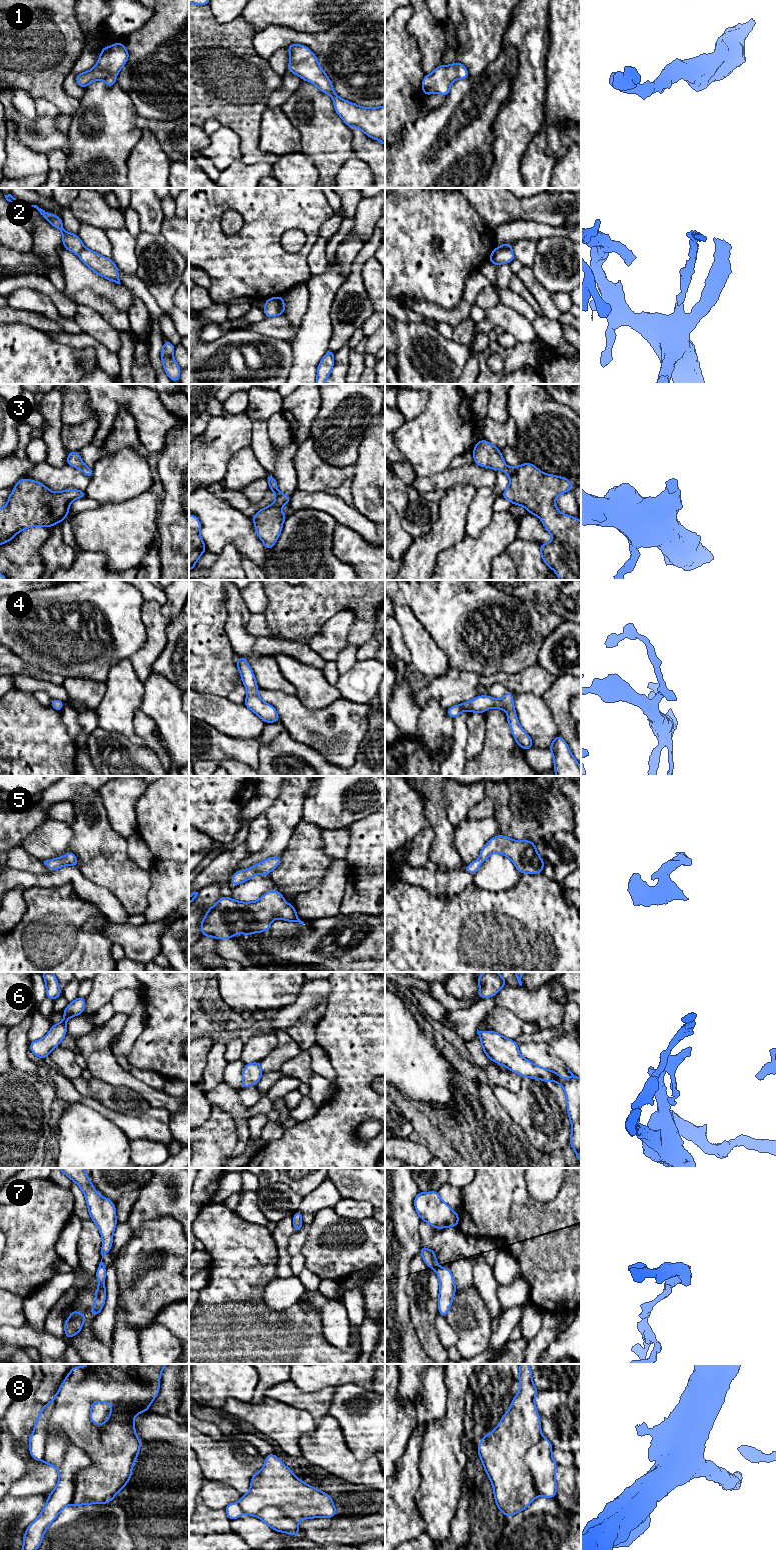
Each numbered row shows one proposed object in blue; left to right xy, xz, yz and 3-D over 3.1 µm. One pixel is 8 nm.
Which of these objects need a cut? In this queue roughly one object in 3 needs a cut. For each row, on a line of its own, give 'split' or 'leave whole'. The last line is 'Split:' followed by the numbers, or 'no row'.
1: leave whole
2: split
3: leave whole
4: leave whole
5: leave whole
6: leave whole
7: leave whole
8: leave whole
Split: 2

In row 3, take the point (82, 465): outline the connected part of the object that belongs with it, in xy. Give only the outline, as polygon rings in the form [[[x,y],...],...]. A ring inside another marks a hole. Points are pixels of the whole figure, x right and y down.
[[[79,451],[69,452],[67,455],[67,465],[81,470],[89,479],[93,476],[93,468],[88,468],[80,458]]]

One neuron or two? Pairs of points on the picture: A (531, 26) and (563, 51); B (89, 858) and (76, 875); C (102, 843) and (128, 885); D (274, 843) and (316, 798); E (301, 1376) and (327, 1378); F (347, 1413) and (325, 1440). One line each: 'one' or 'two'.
A: two
B: two
C: one
D: two
E: one
F: two

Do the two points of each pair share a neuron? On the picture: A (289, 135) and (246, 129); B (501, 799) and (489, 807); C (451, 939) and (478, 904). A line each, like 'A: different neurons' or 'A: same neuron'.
A: different neurons
B: different neurons
C: same neuron

